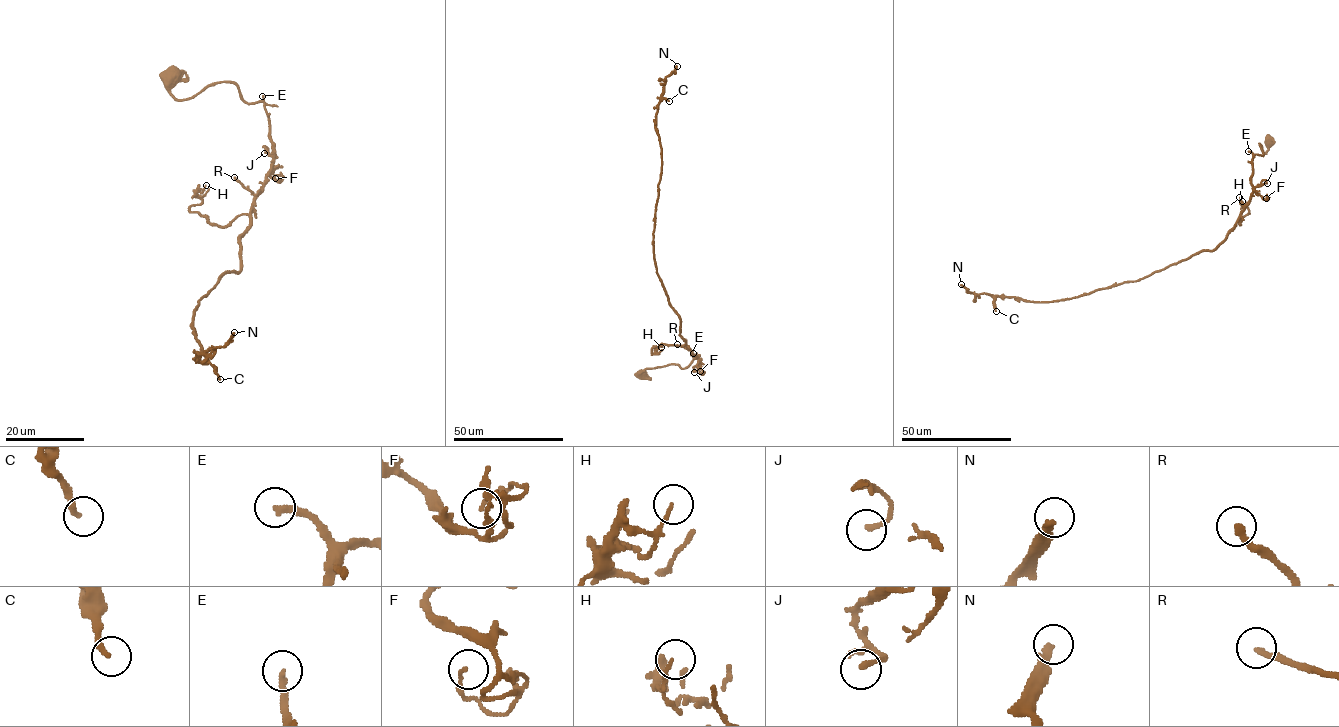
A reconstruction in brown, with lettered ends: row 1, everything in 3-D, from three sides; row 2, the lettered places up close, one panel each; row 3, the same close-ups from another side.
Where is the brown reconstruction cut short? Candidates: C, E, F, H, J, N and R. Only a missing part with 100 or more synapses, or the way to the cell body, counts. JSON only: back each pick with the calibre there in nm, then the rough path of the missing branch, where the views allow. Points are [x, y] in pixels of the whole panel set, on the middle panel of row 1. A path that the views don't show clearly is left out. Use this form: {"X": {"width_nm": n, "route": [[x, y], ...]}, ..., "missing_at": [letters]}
{"N": {"width_nm": 280, "route": [[677, 66], [681, 47], [717, 25], [783, 47], [799, 46], [816, 26], [838, 21], [843, 46], [864, 36]]}, "missing_at": ["N"]}

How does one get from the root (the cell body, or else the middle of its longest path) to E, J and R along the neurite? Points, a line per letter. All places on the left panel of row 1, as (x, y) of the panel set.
E: (171, 80), (169, 92), (177, 100), (191, 99), (220, 82), (233, 82), (247, 103), (261, 102), (262, 96)
J: (171, 80), (169, 92), (177, 100), (233, 82), (247, 103), (262, 102), (273, 158), (264, 146), (264, 153)
R: (171, 80), (177, 100), (233, 82), (244, 101), (263, 103), (273, 152), (266, 183), (254, 195), (234, 177)

